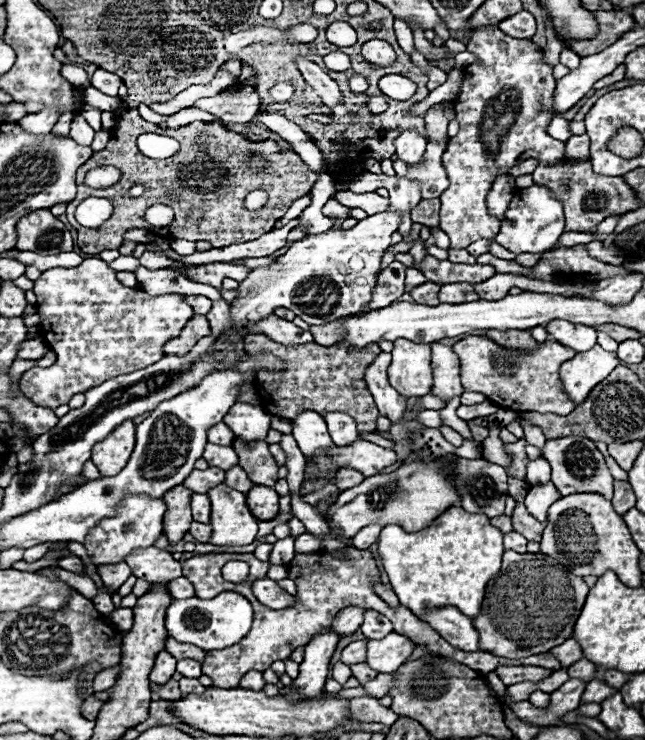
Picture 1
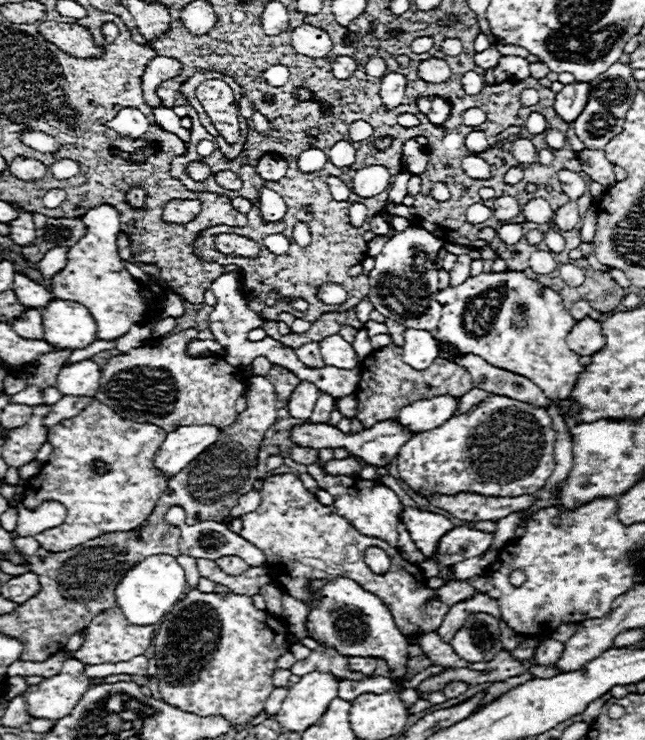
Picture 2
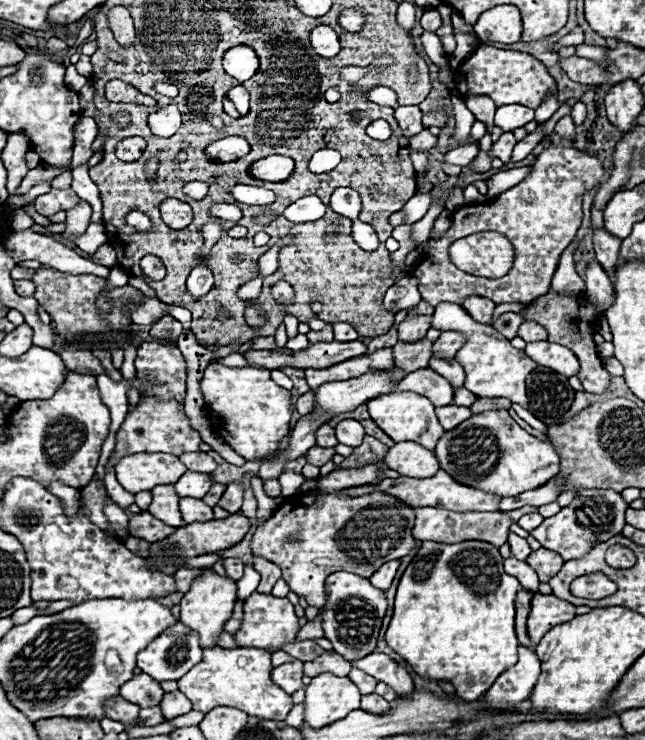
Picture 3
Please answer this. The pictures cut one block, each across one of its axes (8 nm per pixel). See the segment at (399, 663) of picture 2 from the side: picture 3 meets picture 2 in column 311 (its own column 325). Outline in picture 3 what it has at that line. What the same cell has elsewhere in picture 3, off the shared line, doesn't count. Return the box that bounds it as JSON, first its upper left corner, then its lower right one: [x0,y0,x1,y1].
[322,560,400,660]

